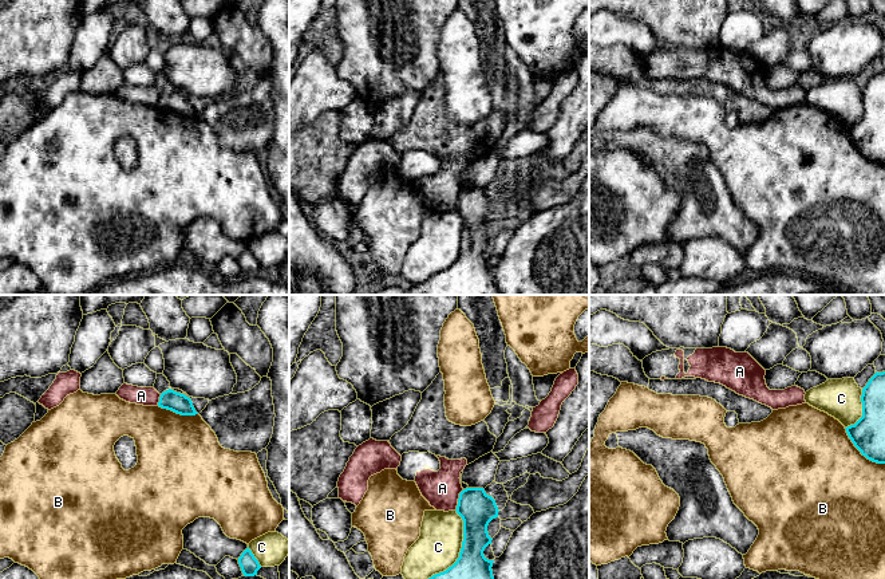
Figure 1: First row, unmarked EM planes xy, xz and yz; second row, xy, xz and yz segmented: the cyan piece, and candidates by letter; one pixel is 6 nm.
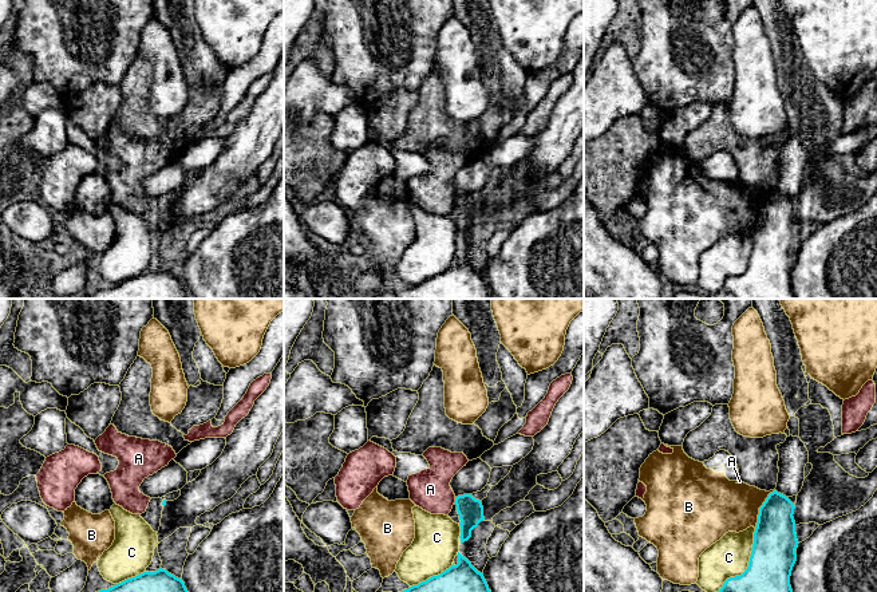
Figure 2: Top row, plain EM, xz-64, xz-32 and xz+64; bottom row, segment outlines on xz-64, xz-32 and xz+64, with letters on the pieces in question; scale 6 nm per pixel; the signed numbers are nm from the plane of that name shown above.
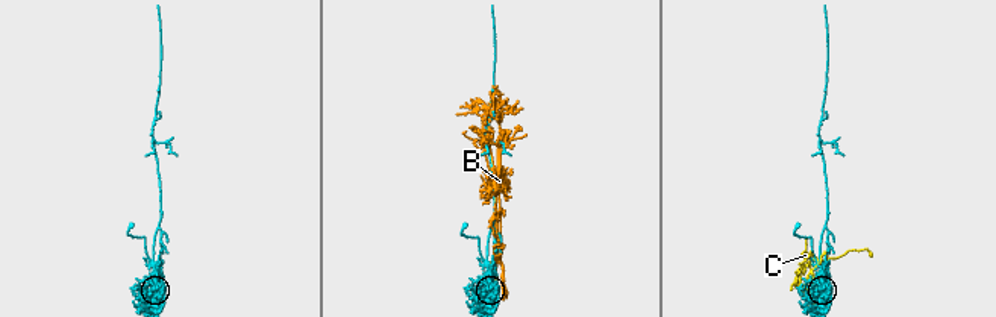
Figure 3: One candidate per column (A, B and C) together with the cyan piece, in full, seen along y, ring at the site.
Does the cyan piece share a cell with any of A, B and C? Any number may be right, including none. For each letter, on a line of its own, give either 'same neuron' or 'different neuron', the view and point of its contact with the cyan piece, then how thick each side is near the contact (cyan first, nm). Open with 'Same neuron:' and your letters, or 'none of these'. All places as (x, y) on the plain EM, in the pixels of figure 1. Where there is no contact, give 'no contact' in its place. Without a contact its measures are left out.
Same neuron: none of these
A: different neuron | xz (458, 200) | 220/220 nm
B: different neuron | yz (860, 150) | 200/500 nm
C: different neuron | xz (459, 256) | 380/260 nm

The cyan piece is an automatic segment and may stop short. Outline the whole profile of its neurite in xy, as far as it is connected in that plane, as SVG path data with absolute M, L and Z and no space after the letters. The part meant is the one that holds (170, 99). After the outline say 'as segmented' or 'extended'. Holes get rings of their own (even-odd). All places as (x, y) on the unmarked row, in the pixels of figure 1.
M169 88L161 94L158 106L162 109L171 110L181 115L198 114L189 96L186 96L185 94L177 92L171 88Z | as segmented

